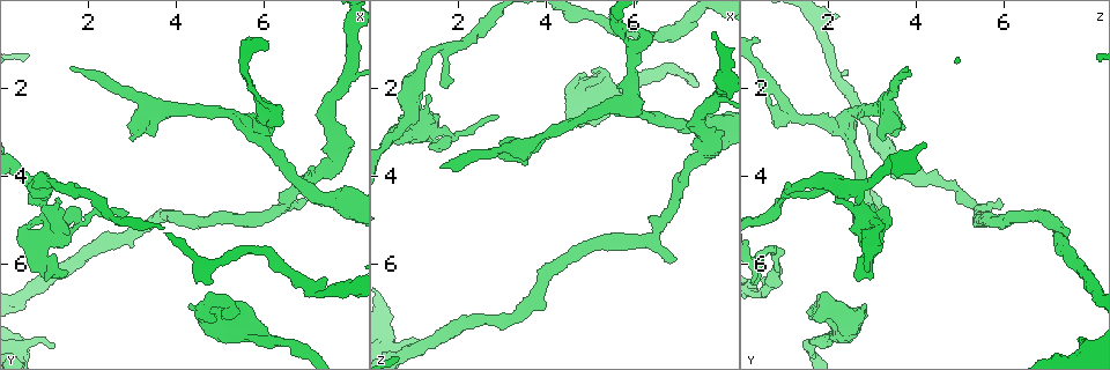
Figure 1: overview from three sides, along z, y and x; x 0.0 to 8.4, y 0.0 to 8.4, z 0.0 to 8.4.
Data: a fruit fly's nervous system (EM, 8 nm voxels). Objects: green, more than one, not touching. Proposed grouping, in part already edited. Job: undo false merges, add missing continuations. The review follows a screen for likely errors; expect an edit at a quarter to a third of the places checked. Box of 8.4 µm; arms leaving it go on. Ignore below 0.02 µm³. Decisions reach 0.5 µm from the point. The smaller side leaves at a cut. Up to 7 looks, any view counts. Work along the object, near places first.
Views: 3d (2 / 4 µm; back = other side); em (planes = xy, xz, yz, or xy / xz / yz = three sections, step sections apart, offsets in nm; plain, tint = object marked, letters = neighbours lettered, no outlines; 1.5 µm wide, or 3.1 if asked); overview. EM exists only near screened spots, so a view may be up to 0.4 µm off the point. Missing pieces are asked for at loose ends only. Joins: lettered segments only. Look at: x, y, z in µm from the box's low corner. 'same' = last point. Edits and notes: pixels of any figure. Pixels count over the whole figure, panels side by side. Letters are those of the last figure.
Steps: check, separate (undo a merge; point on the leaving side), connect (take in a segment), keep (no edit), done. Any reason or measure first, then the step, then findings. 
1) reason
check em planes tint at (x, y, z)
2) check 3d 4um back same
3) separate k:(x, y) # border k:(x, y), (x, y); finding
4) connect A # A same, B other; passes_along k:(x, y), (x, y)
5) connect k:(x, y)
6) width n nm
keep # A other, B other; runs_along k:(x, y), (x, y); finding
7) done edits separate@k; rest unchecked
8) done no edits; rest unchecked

thick turns thin
check em yz step 4 letters at (1.20, 4.20, 1.60)

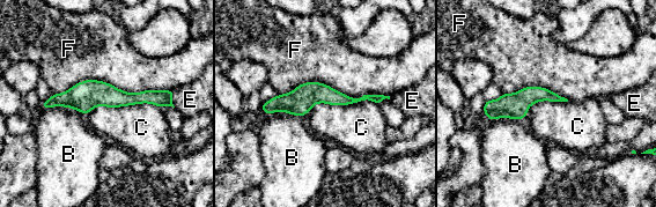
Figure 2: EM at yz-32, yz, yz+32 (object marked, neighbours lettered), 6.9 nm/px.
width 130 nm
keep # B other, C other, E other, F other; runs_along 2:(169, 93), (45, 105); all the same neuron

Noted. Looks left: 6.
an open end
check 3d 4um at (5.05, 7.05, 1.60)

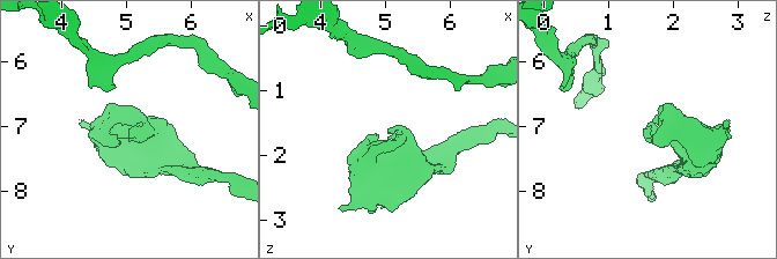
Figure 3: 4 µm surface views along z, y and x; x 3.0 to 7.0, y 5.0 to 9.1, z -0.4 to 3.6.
check em planes letters at (5.00, 7.10, 1.65)

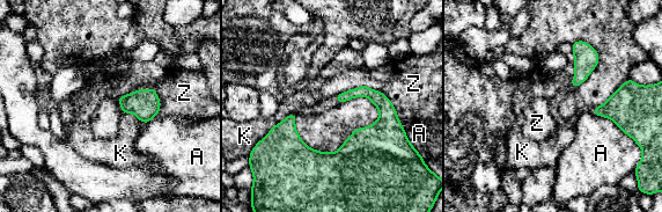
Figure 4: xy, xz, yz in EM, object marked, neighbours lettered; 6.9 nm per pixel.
longest_contact Z 500 nm
keep # A other, K other, Z other; no lettered segment goes on from it

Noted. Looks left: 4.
branch stops here
check em xy step 8 letters at (6.90, 4.55, 5.90)

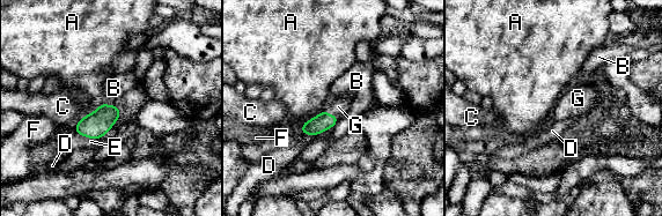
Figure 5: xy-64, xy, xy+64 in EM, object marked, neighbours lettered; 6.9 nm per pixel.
cut it another way
check em planes letters same

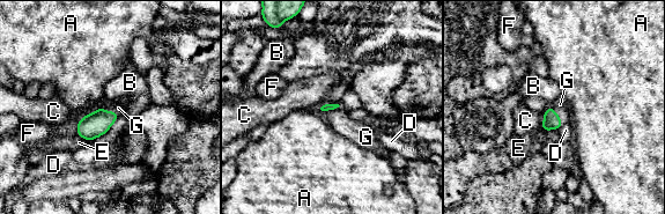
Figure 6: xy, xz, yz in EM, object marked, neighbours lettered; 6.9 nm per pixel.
connect G # A other, B other, C other, D other, E other, F other, G same; passes_along 6:(96, 124), (110, 111), (118, 106); it goes on there

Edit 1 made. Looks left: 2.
done edits connect@6; rest unchecked

